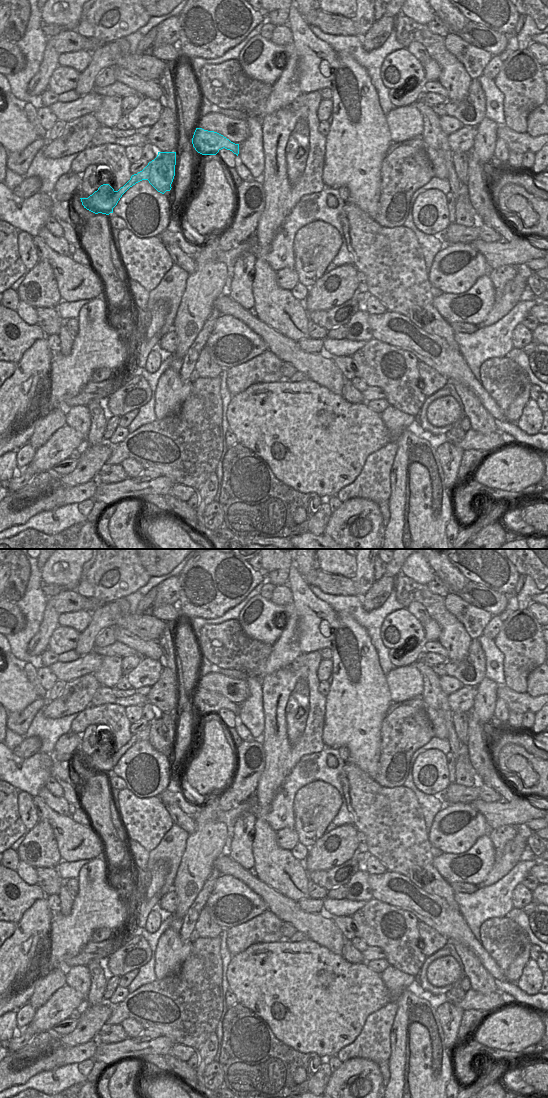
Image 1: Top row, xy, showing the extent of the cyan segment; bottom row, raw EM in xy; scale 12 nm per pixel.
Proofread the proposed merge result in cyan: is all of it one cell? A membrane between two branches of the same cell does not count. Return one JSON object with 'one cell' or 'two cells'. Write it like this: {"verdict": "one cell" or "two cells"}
{"verdict": "two cells"}

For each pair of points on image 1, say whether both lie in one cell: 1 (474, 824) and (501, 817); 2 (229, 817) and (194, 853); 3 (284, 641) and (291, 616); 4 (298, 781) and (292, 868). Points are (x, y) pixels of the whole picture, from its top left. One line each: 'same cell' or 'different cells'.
1: different cells
2: different cells
3: same cell
4: different cells

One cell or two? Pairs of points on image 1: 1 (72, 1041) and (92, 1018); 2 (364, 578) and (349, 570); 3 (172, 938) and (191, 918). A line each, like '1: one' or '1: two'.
1: one
2: two
3: two

